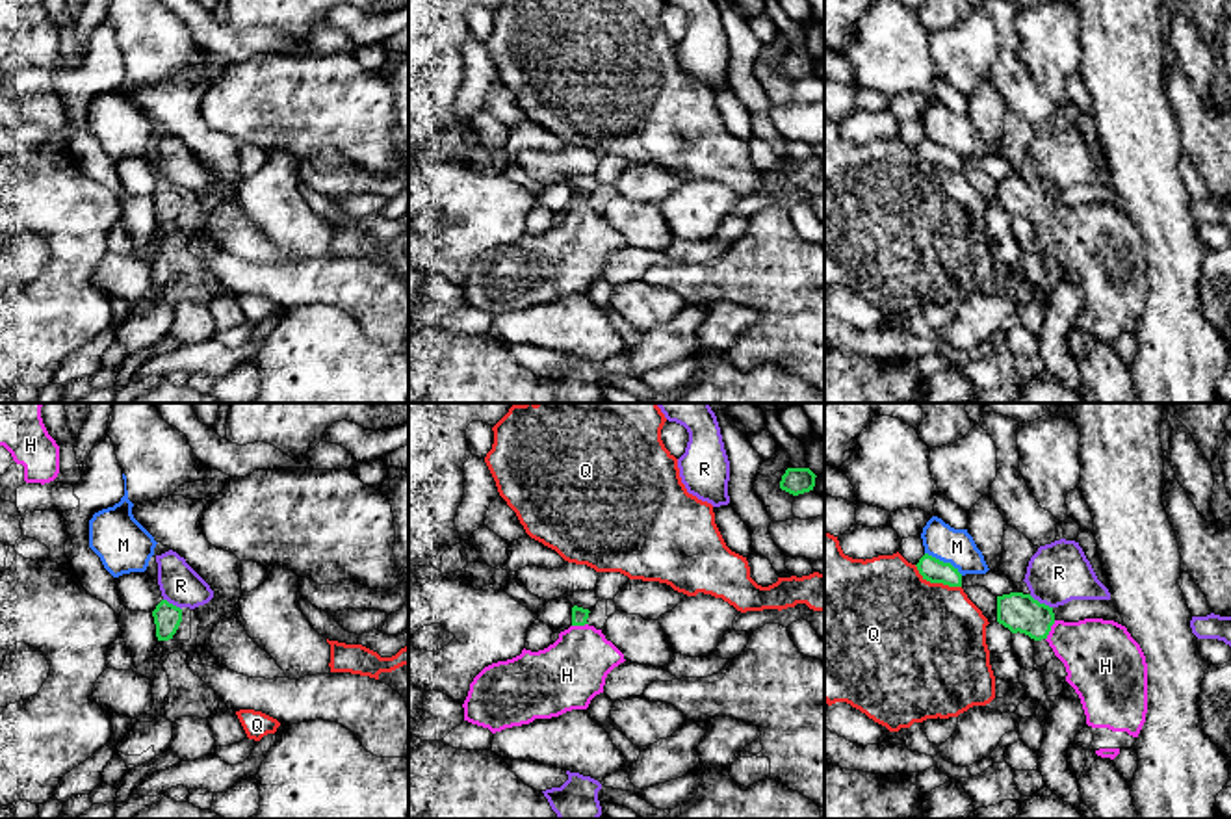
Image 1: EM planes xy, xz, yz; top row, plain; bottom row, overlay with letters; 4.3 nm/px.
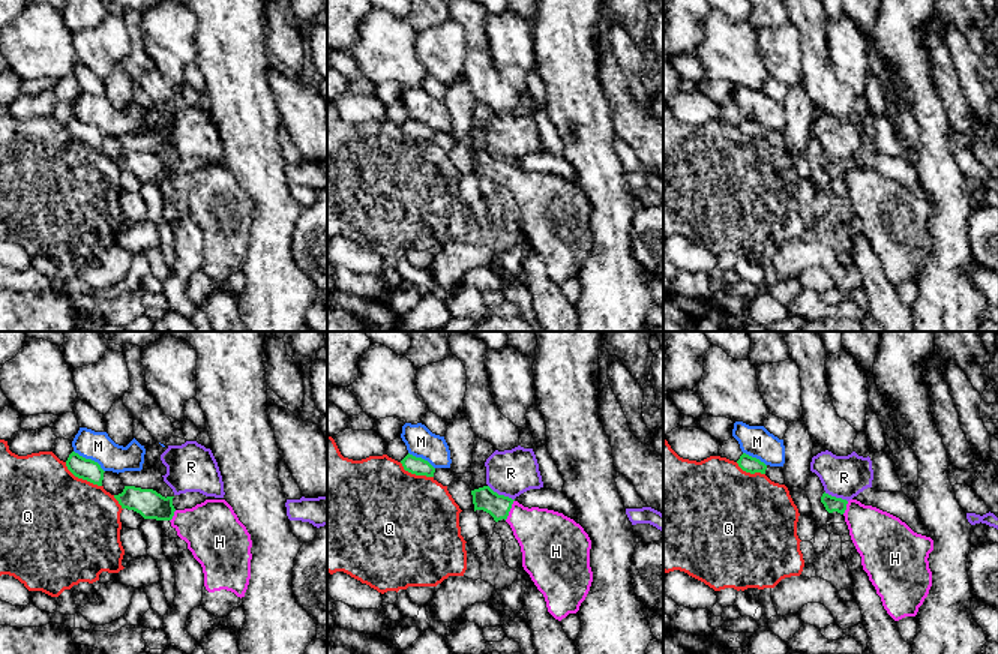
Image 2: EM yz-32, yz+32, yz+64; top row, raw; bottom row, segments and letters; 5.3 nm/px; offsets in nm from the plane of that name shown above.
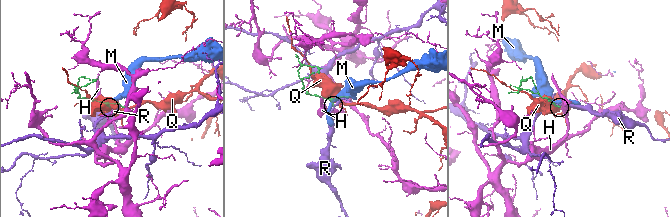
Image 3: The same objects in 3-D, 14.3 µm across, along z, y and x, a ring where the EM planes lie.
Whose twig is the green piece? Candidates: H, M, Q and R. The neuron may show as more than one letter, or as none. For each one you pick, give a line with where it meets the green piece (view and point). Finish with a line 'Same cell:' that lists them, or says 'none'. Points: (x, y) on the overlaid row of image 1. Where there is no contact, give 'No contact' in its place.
H: Touches green at yz (1049, 630)
Same cell: H

